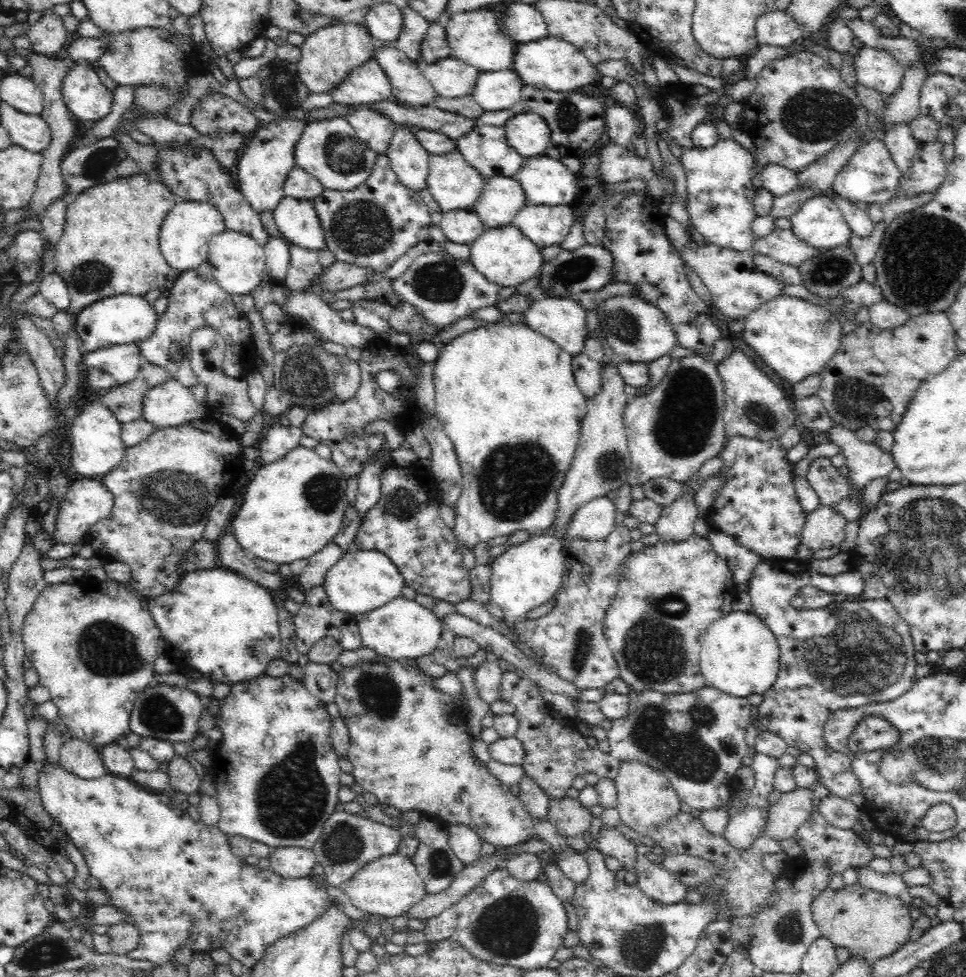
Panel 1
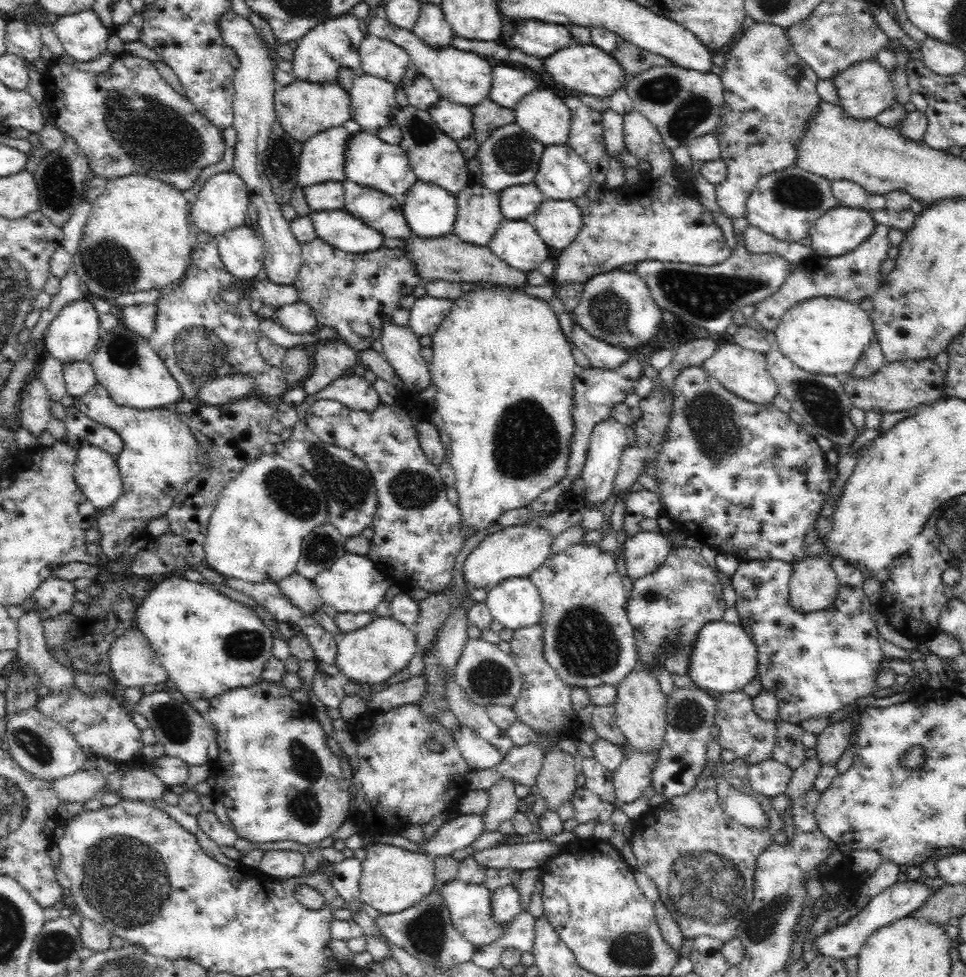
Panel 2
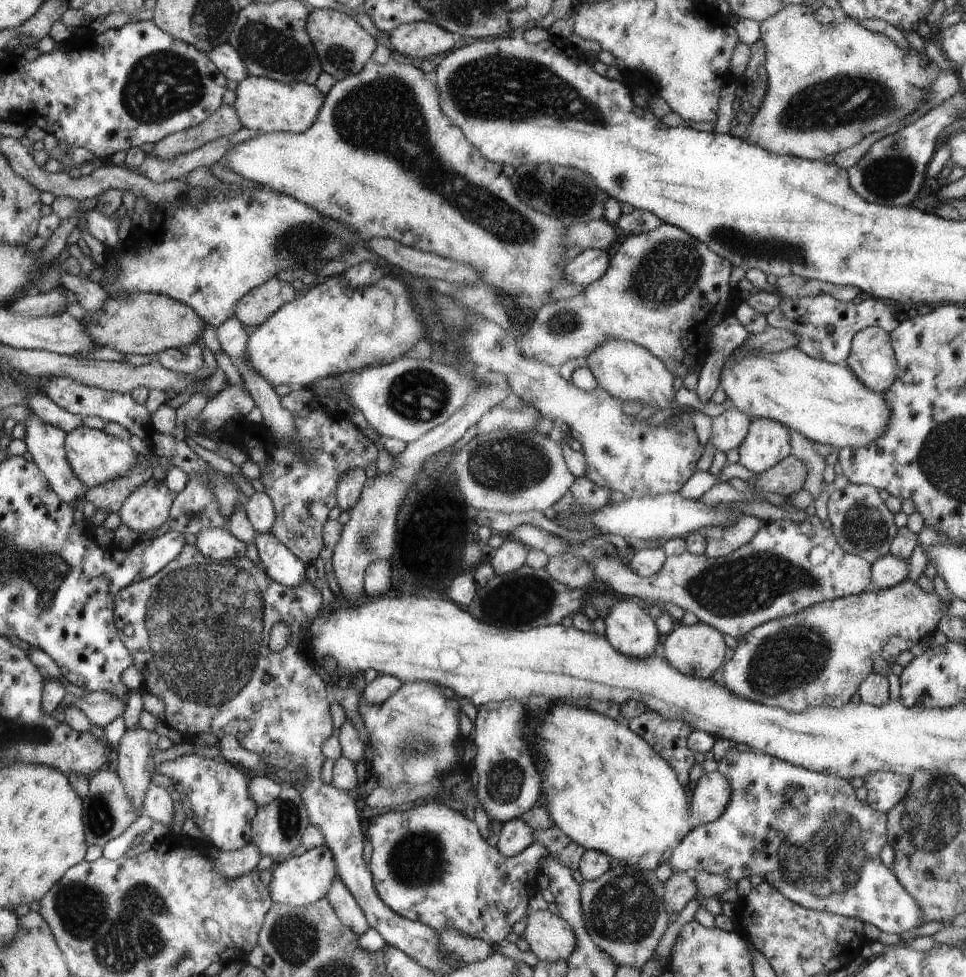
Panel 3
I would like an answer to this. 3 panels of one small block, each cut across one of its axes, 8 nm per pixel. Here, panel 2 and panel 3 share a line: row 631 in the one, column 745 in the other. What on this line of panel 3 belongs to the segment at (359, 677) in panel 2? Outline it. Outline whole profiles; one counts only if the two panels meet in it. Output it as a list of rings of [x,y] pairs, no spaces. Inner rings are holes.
[[[787,348],[777,354],[741,354],[733,350],[733,358],[723,364],[721,370],[721,390],[731,398],[731,408],[745,412],[751,420],[767,418],[787,426],[793,432],[803,434],[813,444],[829,444],[835,450],[841,448],[865,448],[875,438],[881,438],[889,428],[891,406],[885,400],[885,392],[873,392],[853,374],[847,364],[829,364],[825,360],[815,360],[803,350]]]

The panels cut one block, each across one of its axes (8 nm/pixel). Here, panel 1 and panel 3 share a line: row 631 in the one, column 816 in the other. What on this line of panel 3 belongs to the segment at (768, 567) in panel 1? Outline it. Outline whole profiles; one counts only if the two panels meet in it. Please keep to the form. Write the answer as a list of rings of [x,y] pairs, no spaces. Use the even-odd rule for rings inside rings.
[[[737,748],[727,750],[717,762],[717,772],[721,772],[731,786],[731,802],[715,822],[693,828],[675,850],[671,850],[667,860],[671,872],[693,874],[703,870],[721,874],[731,880],[731,884],[737,884],[739,878],[759,874],[785,898],[807,910],[855,918],[863,924],[873,924],[887,934],[901,936],[911,928],[925,924],[917,900],[899,884],[893,870],[881,862],[881,850],[887,846],[887,814],[873,810],[867,802],[859,802],[849,780],[793,766],[761,752],[737,752]],[[787,788],[799,792],[791,802],[785,802]]]

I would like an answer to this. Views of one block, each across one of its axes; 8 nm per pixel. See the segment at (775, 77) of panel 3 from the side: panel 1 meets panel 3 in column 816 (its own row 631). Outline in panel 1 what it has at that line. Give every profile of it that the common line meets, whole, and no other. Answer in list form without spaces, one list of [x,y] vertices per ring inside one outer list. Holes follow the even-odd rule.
[[[86,578],[78,584],[48,584],[26,616],[20,634],[26,646],[26,658],[38,672],[38,686],[50,690],[50,700],[58,708],[56,720],[68,728],[72,738],[80,738],[102,750],[132,734],[132,708],[156,678],[154,660],[160,656],[158,638],[162,636],[144,598],[132,592],[128,584],[114,580],[96,582]]]

